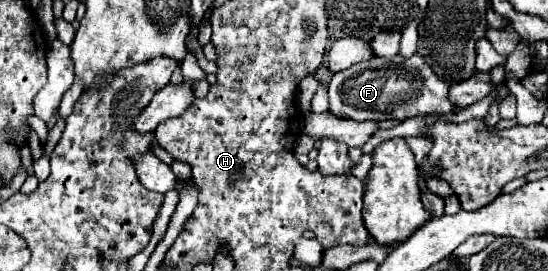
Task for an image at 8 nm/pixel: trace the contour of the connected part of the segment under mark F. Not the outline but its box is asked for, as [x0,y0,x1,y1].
[328,56,458,122]

